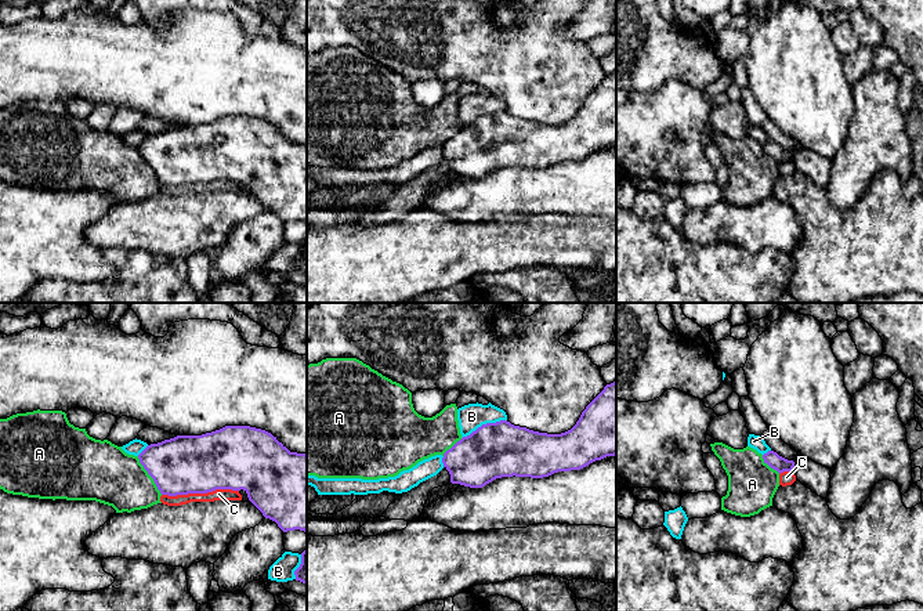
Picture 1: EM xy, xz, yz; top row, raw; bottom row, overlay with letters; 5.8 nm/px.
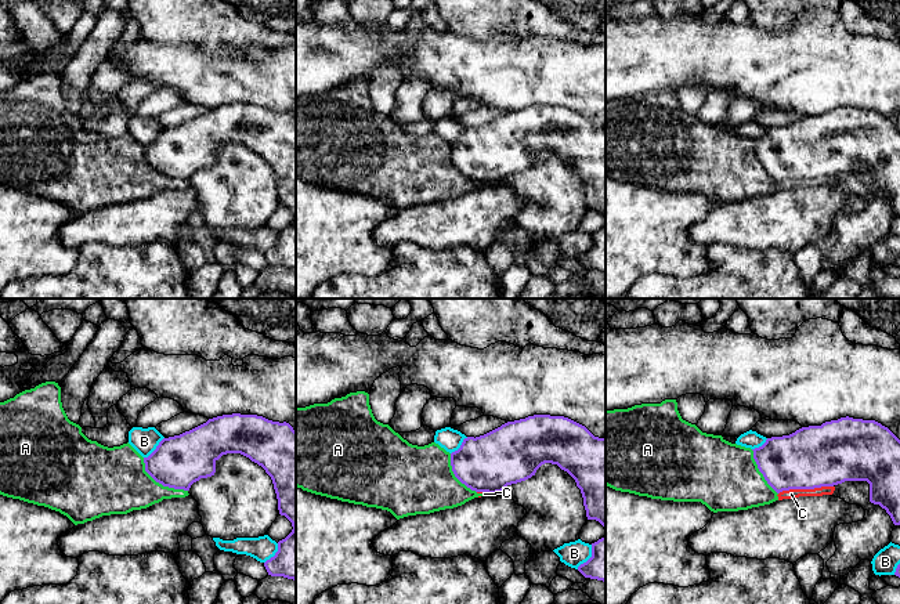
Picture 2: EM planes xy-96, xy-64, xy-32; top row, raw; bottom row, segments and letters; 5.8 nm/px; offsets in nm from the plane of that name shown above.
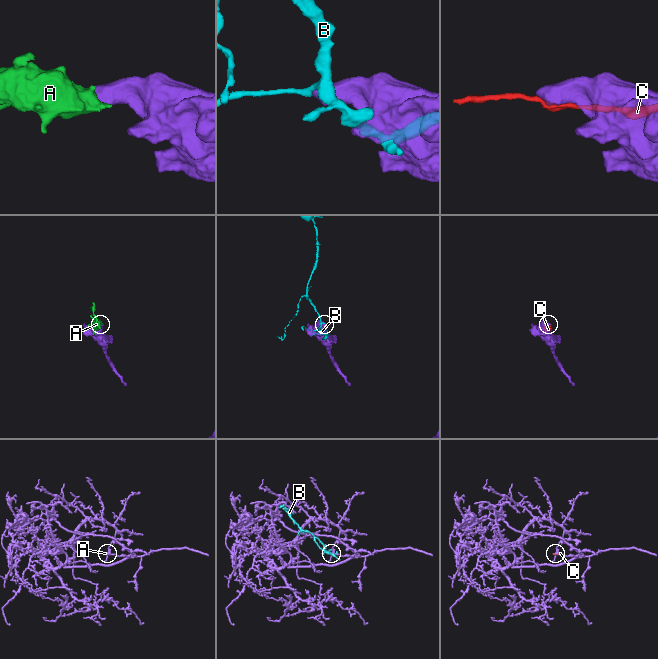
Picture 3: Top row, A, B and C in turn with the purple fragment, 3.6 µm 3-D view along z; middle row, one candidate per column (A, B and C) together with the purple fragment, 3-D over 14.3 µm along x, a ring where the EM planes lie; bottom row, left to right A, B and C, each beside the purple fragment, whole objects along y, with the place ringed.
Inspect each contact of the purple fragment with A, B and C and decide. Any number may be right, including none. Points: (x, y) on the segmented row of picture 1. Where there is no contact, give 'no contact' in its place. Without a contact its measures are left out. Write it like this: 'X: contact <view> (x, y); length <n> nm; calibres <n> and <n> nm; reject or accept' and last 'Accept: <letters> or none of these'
A: contact xy (149, 474); length 260 nm; calibres 340 and 340 nm; reject
B: contact xz (484, 425); length 280 nm; calibres 320 and 150 nm; reject
C: contact xy (199, 492); length 440 nm; calibres 360 and 60 nm; reject
Accept: none of these

